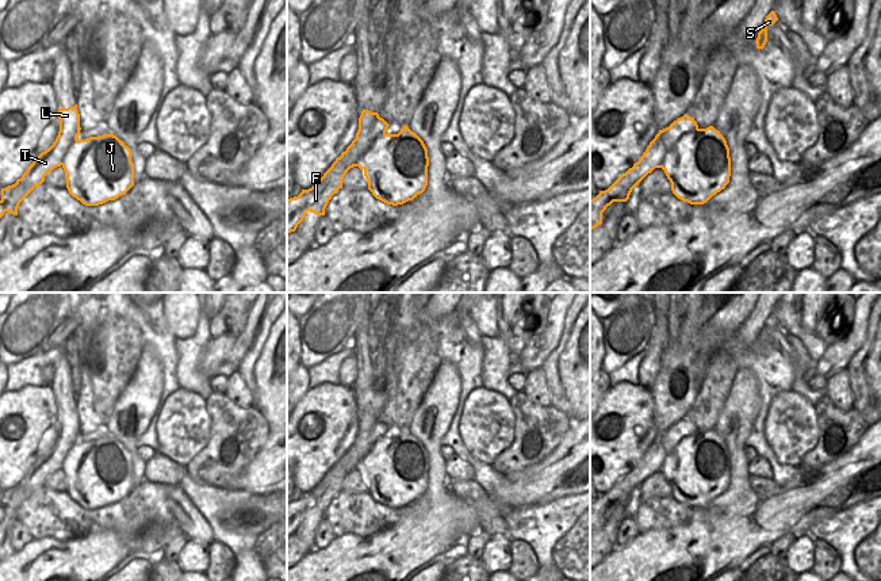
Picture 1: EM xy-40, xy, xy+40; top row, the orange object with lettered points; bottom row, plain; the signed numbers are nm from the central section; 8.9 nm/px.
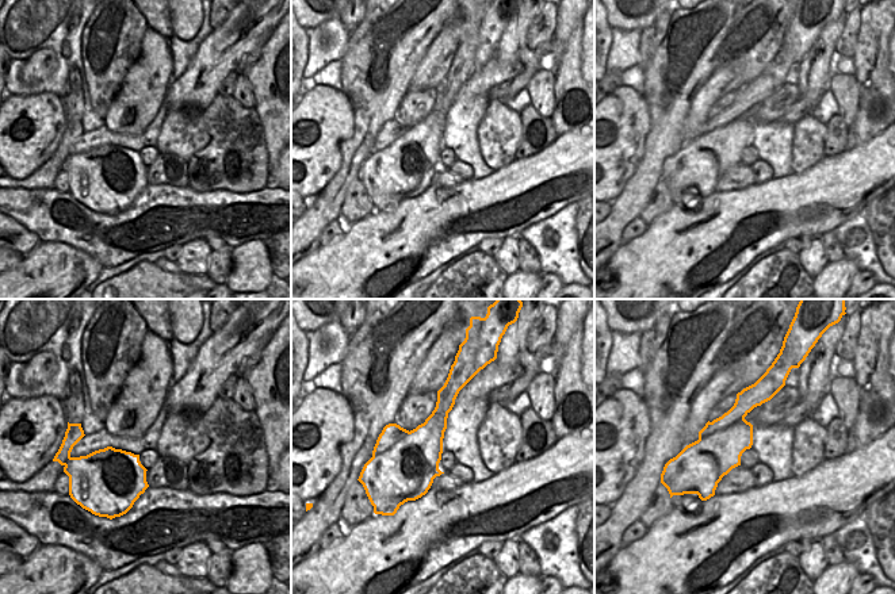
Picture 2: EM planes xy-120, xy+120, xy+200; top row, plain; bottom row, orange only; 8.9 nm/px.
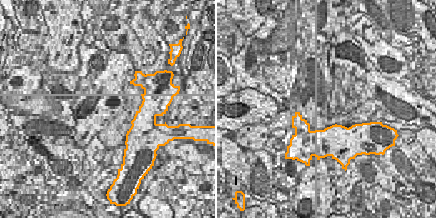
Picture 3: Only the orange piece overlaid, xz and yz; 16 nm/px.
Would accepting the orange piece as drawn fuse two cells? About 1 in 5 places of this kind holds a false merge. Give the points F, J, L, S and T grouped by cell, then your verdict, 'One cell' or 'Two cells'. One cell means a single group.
Groups: F L S T / J. Two cells

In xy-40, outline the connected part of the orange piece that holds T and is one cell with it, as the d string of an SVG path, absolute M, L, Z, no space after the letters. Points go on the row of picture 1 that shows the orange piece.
M77 104L68 108L58 107L60 131L53 145L42 152L15 184L1 188L0 218L5 211L18 215L20 202L54 168L62 165L64 156L80 134L80 114Z

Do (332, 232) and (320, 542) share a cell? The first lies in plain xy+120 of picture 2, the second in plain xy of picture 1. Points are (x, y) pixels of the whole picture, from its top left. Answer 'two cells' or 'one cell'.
one cell

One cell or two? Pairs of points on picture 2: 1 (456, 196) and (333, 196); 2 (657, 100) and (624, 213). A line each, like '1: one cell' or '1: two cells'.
1: two cells
2: one cell

